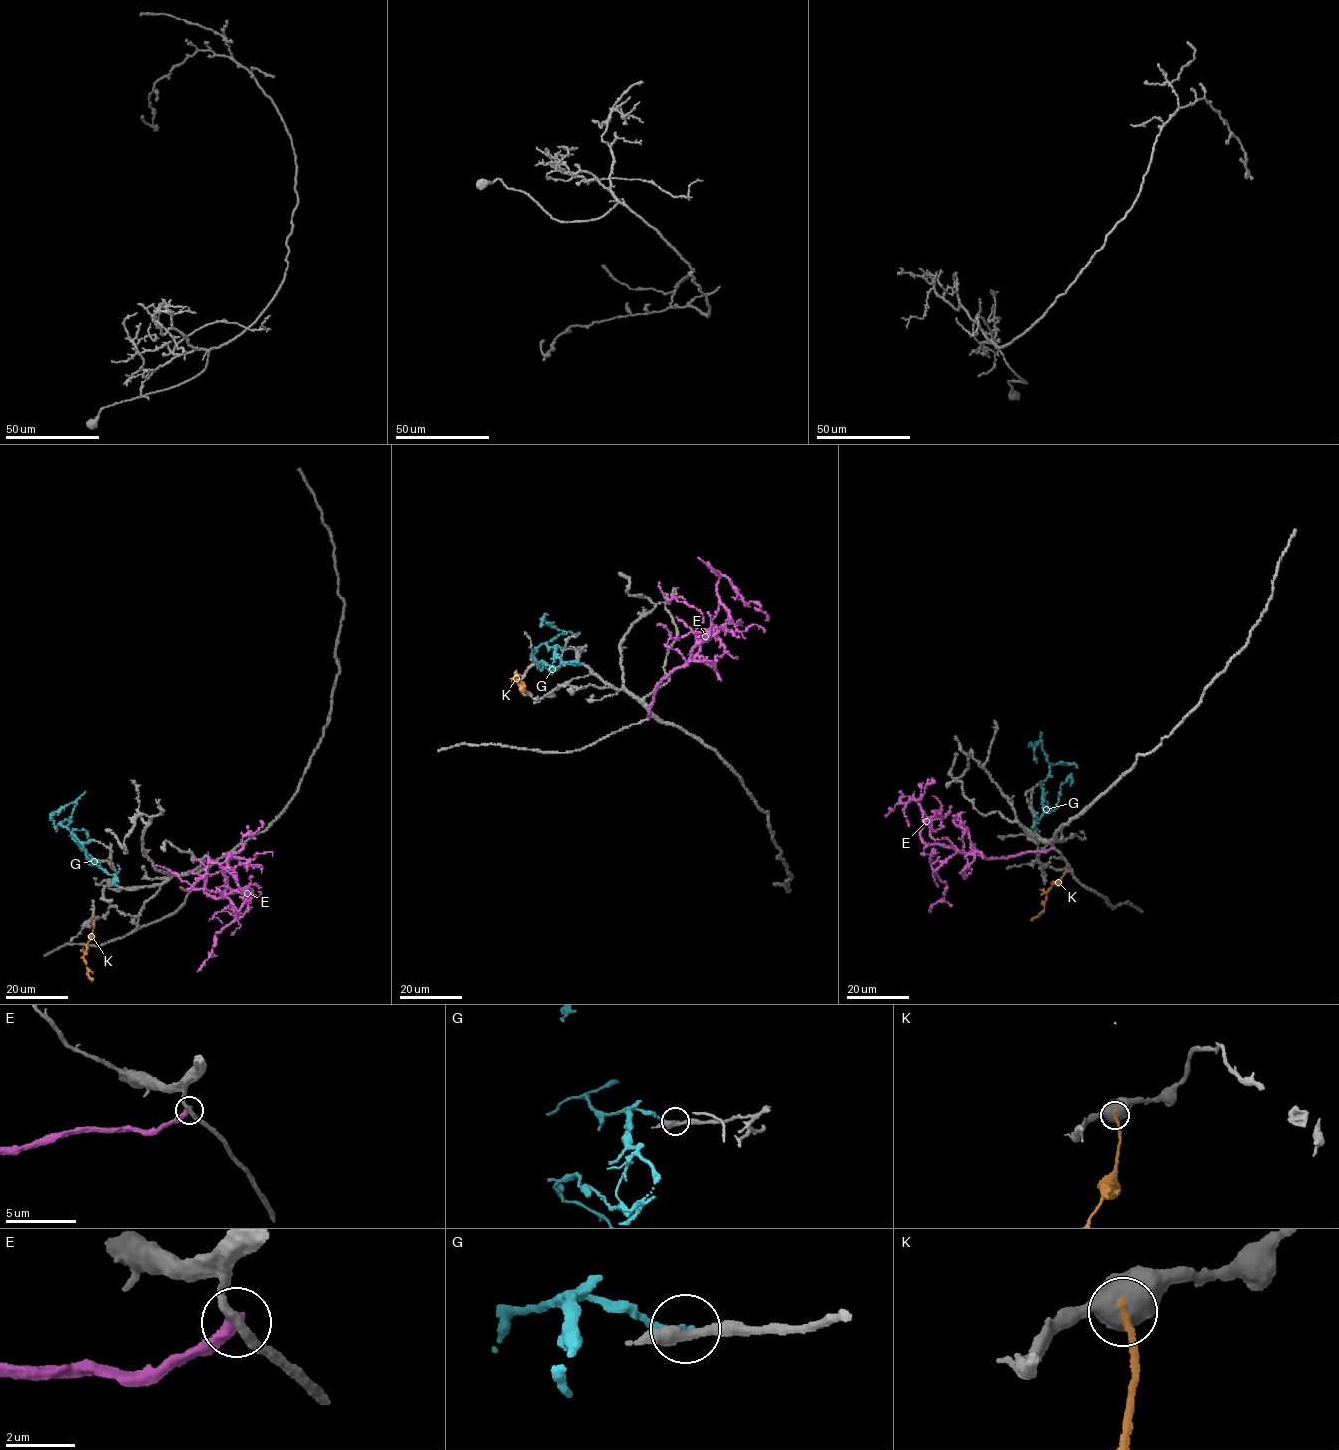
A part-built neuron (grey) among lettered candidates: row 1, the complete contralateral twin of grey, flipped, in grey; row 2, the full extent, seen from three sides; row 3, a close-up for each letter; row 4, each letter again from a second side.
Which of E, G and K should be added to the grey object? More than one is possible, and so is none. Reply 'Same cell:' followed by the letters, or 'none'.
Same cell: none

